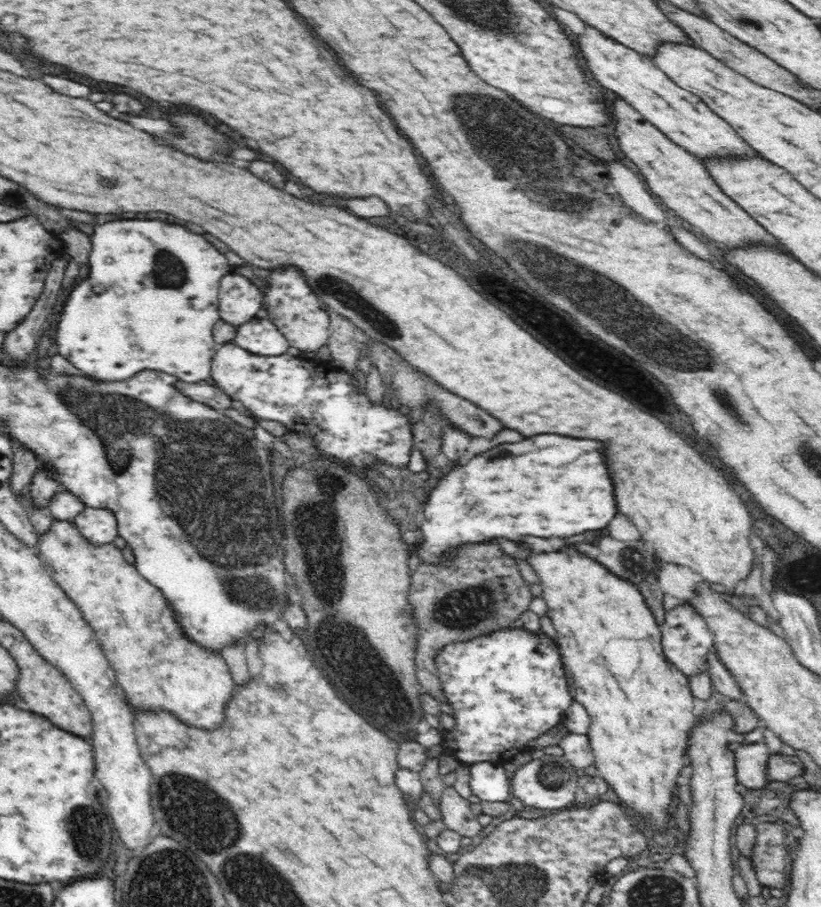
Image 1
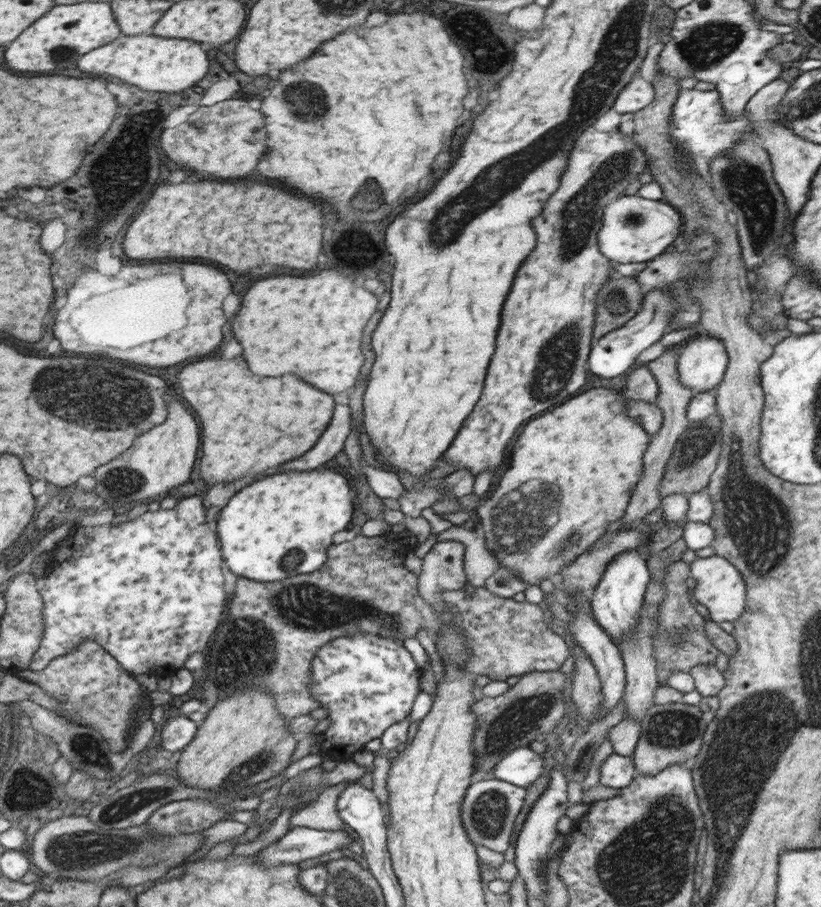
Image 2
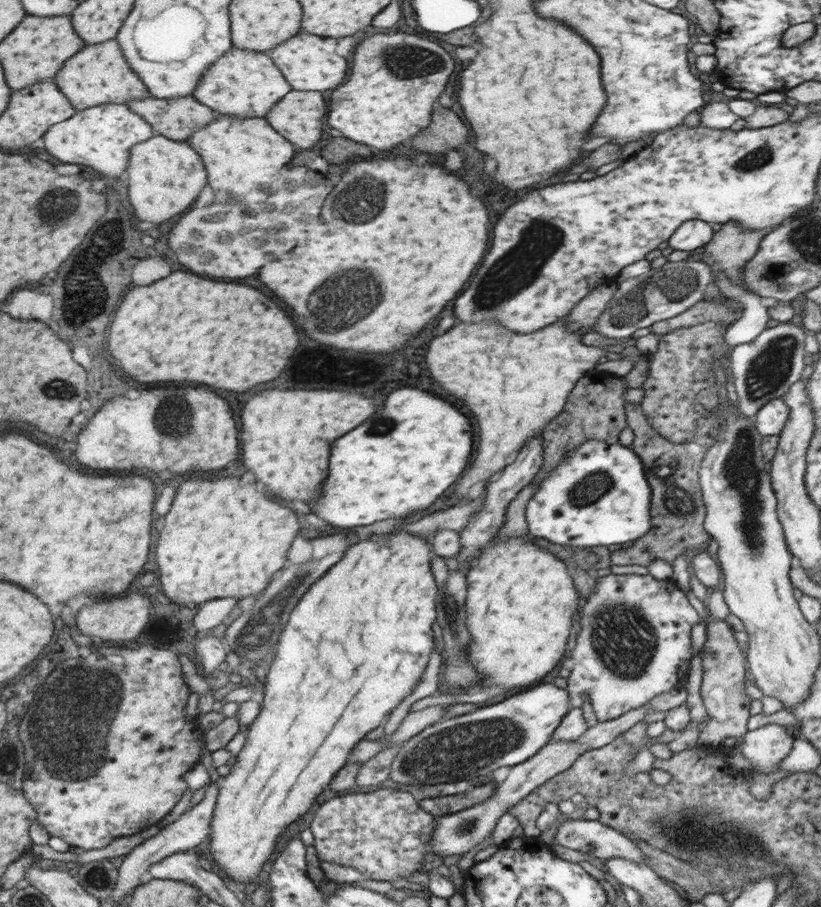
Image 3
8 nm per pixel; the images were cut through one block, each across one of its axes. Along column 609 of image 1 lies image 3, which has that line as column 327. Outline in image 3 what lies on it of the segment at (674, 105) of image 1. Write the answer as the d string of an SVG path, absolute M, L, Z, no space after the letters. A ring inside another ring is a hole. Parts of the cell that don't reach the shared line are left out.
M304 30L298 31L294 37L278 43L278 46L270 50L272 62L280 69L288 84L296 90L324 91L335 89L344 84L348 64L346 59L336 53L337 38L322 37Z

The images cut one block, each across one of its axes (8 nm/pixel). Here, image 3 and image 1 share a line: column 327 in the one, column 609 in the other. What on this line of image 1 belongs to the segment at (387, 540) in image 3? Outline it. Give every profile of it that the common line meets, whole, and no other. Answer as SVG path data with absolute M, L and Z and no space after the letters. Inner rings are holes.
M566 550L566 552L540 552L532 553L526 558L526 562L534 567L534 571L538 573L538 580L542 585L542 594L548 606L548 617L551 619L552 625L556 629L556 642L562 656L562 661L570 669L572 679L574 679L573 700L584 705L587 713L590 715L591 723L587 732L589 745L594 755L594 766L597 768L597 775L608 783L609 796L622 804L622 807L630 808L634 814L638 814L644 824L648 828L652 828L654 832L664 832L668 830L670 816L668 810L674 802L674 792L678 786L678 778L682 768L686 766L688 758L686 758L686 748L688 748L688 740L690 738L690 730L696 726L697 716L694 710L694 695L689 687L689 678L684 676L665 656L661 645L661 626L656 623L656 619L645 603L642 593L638 590L636 584L632 584L628 580L622 580L614 576L605 566L596 562L594 558L588 558L586 554L578 556L574 550Z

